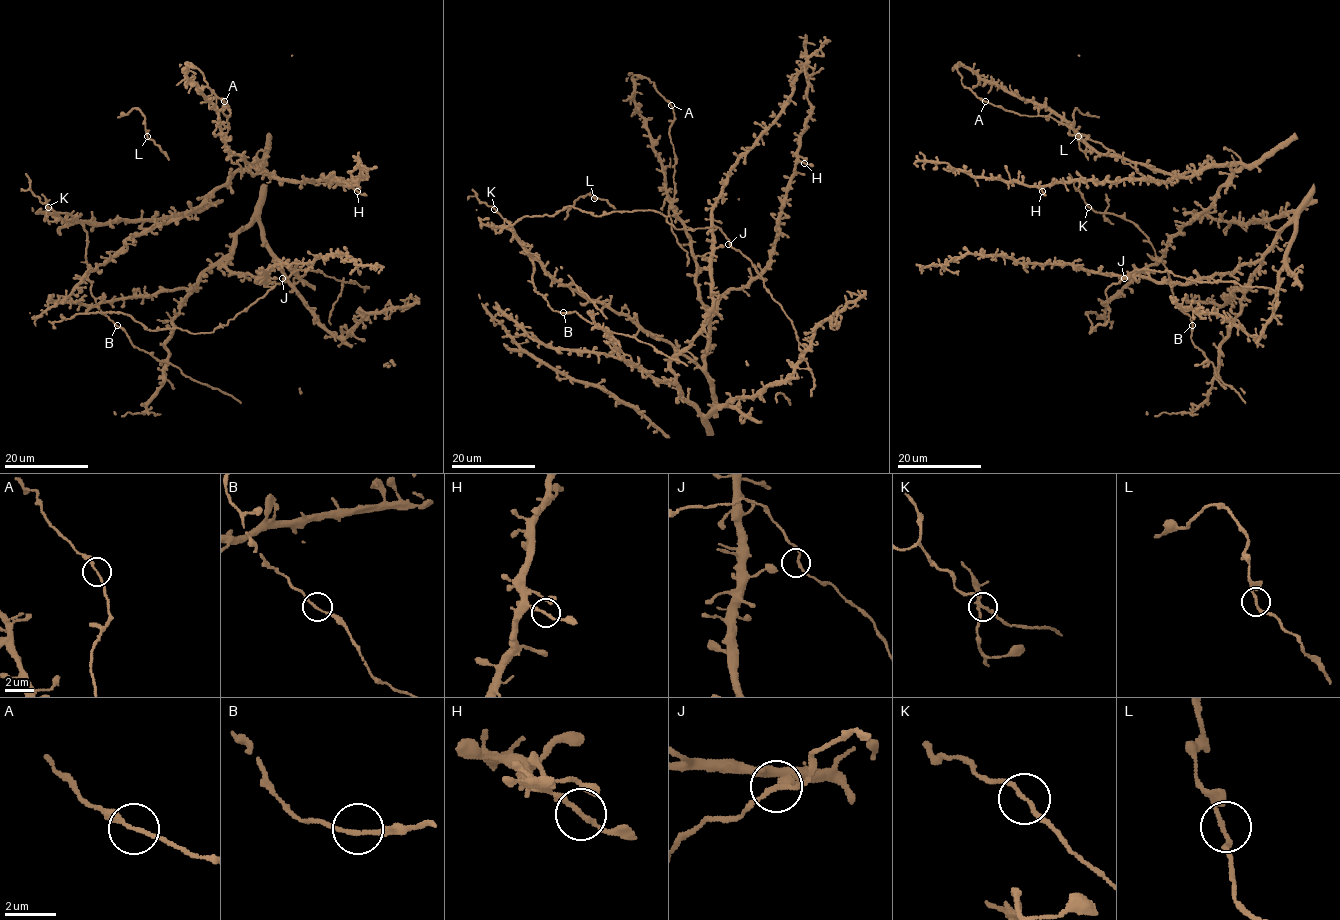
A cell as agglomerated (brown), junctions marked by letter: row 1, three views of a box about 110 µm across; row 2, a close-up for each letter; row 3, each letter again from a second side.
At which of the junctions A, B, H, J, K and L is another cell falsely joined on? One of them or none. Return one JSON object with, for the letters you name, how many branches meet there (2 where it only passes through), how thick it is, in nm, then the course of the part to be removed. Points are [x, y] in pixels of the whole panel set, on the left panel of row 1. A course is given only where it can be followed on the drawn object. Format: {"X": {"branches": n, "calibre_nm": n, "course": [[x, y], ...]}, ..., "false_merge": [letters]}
{"false_merge": []}

